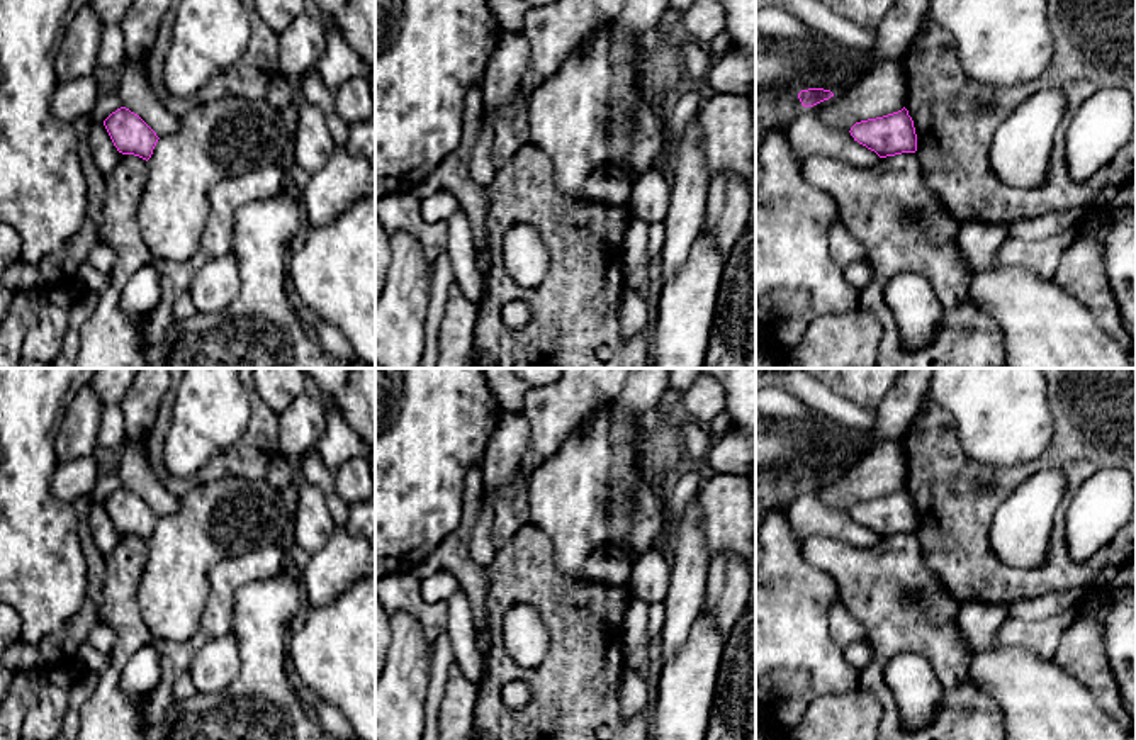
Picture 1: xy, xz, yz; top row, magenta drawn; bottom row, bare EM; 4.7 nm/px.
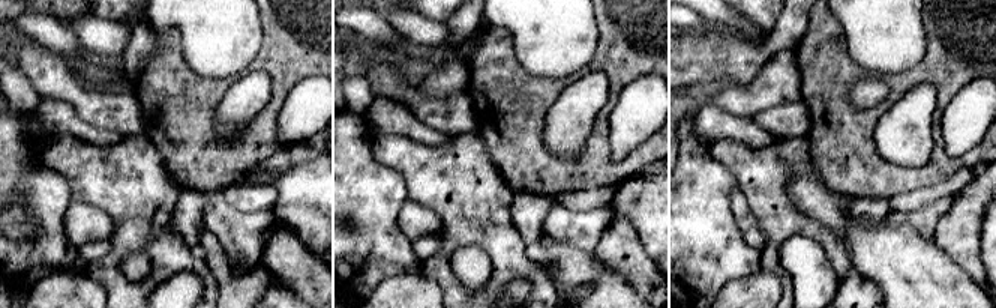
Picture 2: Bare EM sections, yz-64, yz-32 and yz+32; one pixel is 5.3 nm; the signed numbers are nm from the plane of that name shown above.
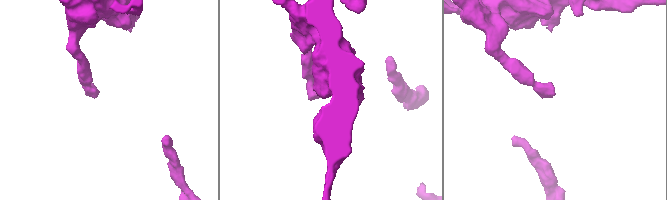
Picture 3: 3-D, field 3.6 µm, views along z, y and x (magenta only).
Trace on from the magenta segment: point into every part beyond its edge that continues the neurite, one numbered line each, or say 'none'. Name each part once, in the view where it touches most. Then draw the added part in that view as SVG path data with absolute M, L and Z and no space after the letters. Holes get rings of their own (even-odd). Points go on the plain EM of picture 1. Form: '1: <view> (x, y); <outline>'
none

